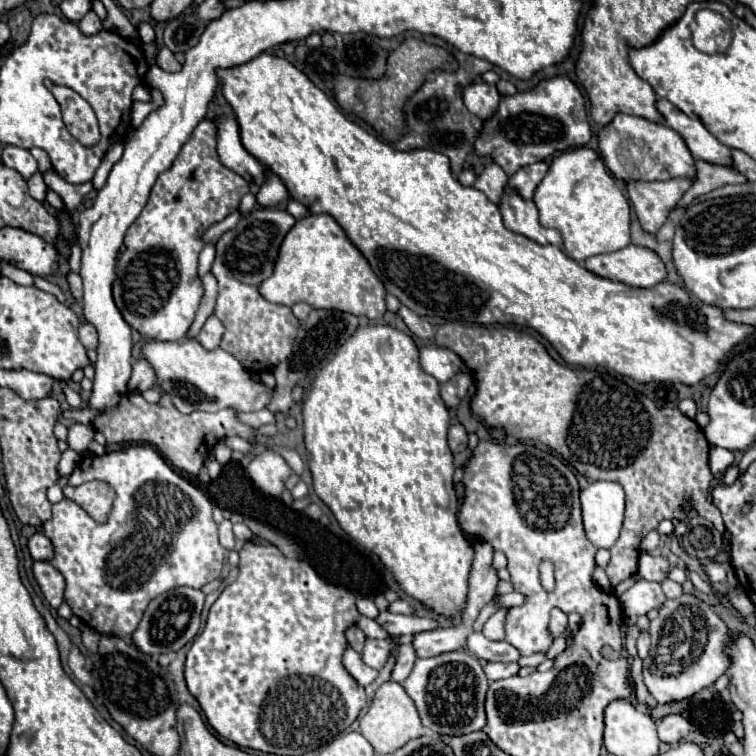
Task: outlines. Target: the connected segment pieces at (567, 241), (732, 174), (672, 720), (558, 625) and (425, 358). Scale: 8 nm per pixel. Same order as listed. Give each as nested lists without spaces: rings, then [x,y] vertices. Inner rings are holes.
[[[575,147],[575,149],[567,149],[567,151],[561,151],[559,155],[555,155],[553,161],[549,163],[547,175],[535,189],[533,201],[539,209],[539,221],[543,223],[543,227],[559,229],[563,235],[563,249],[569,253],[571,259],[575,259],[579,263],[583,263],[587,257],[611,253],[611,251],[617,251],[631,243],[631,239],[629,239],[629,225],[631,225],[629,201],[623,195],[623,191],[617,187],[615,177],[611,177],[611,173],[607,173],[601,157],[589,147]]]
[[[703,159],[695,161],[695,169],[697,169],[697,183],[681,197],[677,207],[687,207],[699,195],[705,195],[727,183],[749,183],[749,179],[745,175],[739,175],[739,171],[729,167],[719,167],[713,163],[703,163]]]
[[[667,715],[657,721],[657,733],[663,743],[679,743],[691,729],[691,723],[681,715]]]
[[[557,607],[551,611],[551,623],[549,623],[549,629],[551,629],[551,633],[557,637],[559,633],[563,633],[565,631],[565,627],[567,627],[567,613],[563,613],[563,611],[559,611]]]
[[[437,345],[419,347],[419,359],[423,371],[433,375],[439,383],[449,381],[461,367],[459,355],[455,355],[451,349],[437,347]]]

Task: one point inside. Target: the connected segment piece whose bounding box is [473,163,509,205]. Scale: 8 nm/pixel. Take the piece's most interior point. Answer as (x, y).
(492, 181)

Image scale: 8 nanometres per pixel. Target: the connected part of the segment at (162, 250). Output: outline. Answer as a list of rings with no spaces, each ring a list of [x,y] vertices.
[[[203,119],[189,141],[181,147],[173,165],[163,171],[149,195],[149,201],[135,223],[127,229],[125,251],[117,261],[117,279],[113,283],[113,297],[123,319],[147,339],[155,341],[179,341],[187,335],[195,311],[199,307],[203,289],[197,277],[197,255],[203,249],[201,231],[211,223],[221,221],[229,213],[237,211],[241,197],[249,191],[249,183],[235,171],[223,167],[217,155],[217,125],[211,119]]]

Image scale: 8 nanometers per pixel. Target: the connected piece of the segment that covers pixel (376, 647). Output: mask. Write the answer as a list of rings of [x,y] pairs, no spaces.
[[[367,639],[365,641],[365,647],[363,647],[363,653],[361,653],[361,659],[365,665],[373,667],[373,669],[381,669],[389,657],[389,643],[387,641],[381,641],[381,639]]]

